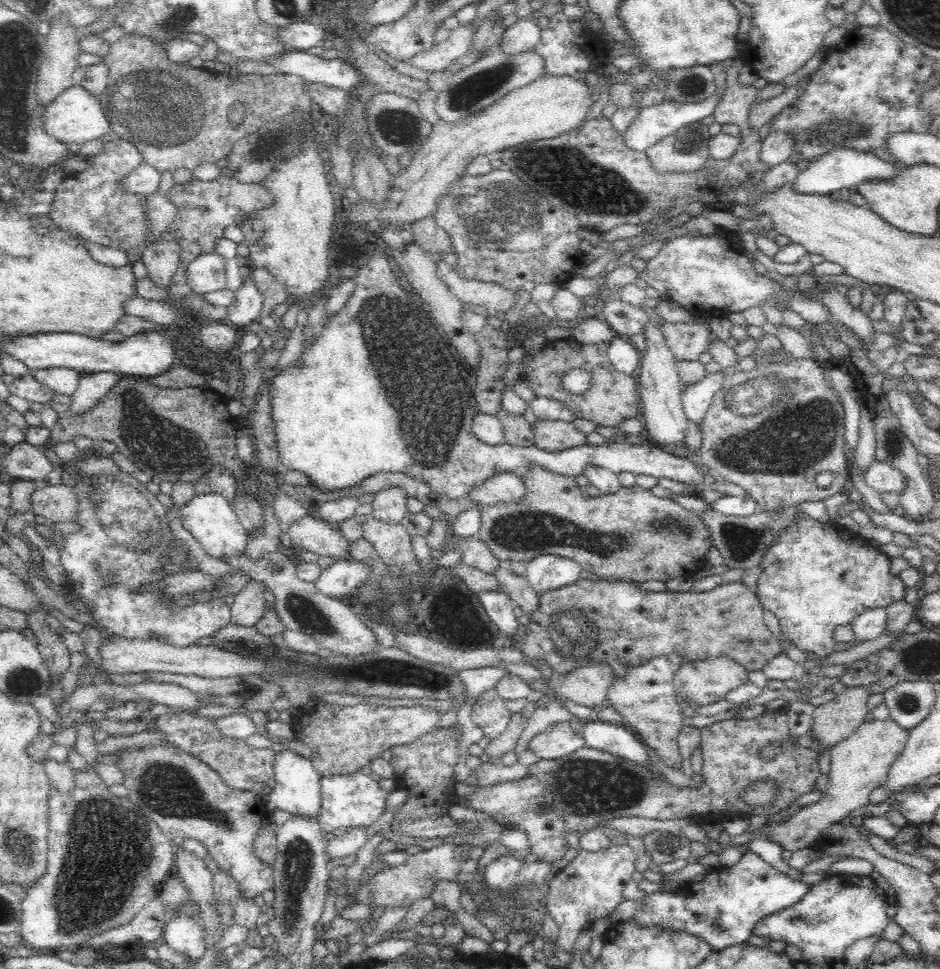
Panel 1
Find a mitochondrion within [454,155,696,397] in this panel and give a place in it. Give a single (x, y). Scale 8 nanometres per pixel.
(503, 213)

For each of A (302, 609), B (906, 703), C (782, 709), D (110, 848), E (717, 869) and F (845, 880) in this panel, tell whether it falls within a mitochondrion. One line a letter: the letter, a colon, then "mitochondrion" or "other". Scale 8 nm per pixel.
A: mitochondrion
B: mitochondrion
C: other
D: mitochondrion
E: other
F: other

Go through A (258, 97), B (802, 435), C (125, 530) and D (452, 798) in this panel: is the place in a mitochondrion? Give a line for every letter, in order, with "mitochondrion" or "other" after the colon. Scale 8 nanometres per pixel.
A: other
B: mitochondrion
C: mitochondrion
D: other

